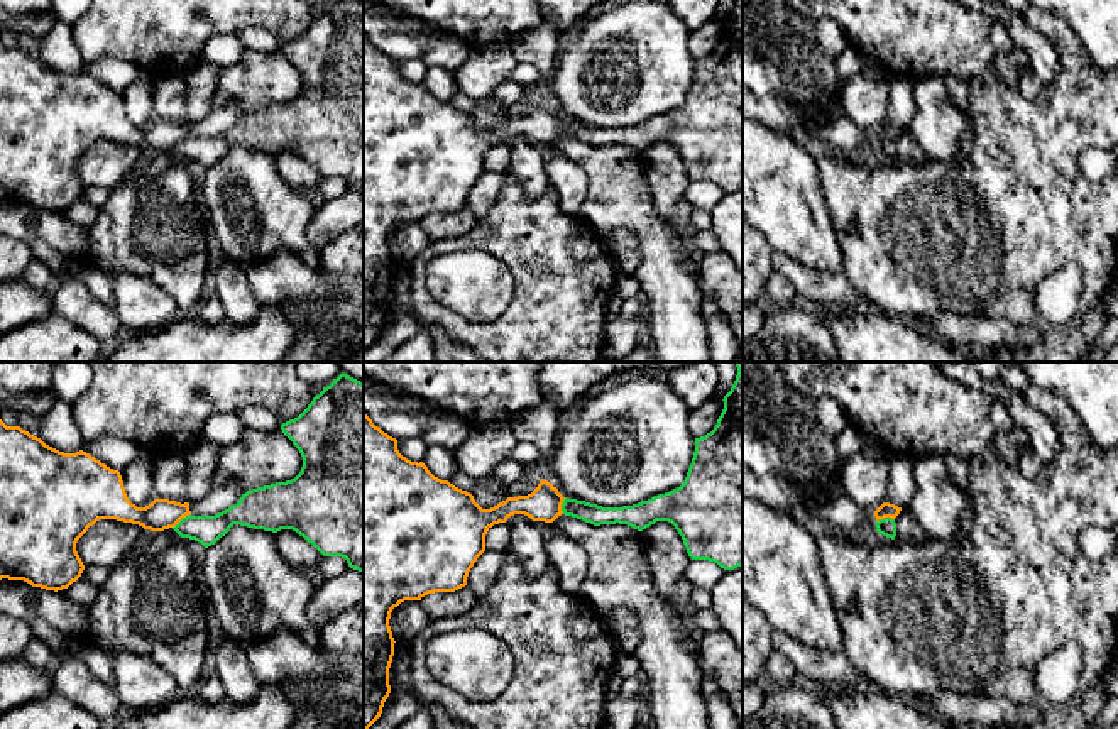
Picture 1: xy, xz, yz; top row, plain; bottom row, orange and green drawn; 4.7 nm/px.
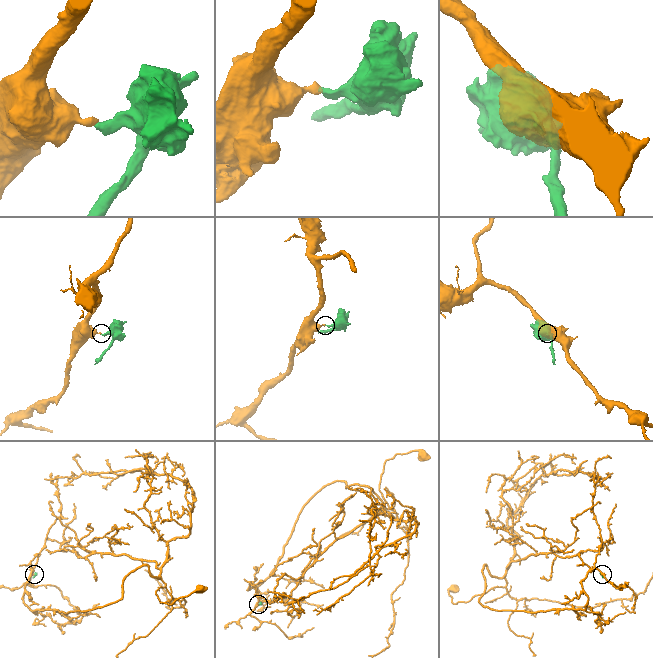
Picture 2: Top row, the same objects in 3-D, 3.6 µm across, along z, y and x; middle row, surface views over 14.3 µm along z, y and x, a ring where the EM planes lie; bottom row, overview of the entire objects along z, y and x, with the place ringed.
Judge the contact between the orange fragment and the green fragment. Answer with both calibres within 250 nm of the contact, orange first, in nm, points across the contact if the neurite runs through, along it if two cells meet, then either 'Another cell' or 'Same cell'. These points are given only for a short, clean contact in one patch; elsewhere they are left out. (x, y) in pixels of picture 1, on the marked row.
Thickness 150 nm (orange) against 140 nm. Boundary: xy (190, 513), (173, 528). Another cell

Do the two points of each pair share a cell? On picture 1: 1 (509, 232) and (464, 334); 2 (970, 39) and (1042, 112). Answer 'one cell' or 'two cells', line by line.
1: one cell
2: one cell

